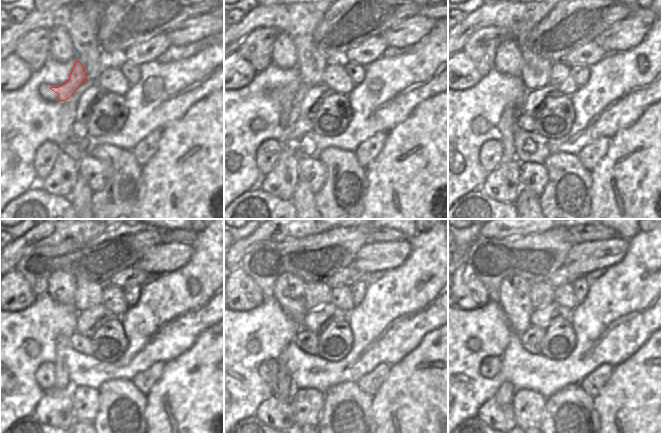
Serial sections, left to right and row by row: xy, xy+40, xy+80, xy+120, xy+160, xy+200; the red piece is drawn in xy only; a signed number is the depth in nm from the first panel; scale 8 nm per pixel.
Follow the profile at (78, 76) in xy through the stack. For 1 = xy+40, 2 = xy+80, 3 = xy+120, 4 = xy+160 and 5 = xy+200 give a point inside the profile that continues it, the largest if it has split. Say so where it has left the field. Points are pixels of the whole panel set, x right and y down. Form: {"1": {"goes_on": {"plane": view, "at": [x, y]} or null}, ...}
{"1": {"goes_on": {"plane": "xy+40", "at": [285, 95]}}, "2": {"goes_on": {"plane": "xy+80", "at": [509, 121]}}, "3": {"goes_on": {"plane": "xy+120", "at": [61, 379]}}, "4": {"goes_on": {"plane": "xy+160", "at": [282, 389]}}, "5": {"goes_on": {"plane": "xy+200", "at": [504, 395]}}}

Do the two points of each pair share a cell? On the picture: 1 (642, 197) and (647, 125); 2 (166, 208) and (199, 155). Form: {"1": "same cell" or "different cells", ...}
{"1": "same cell", "2": "same cell"}

